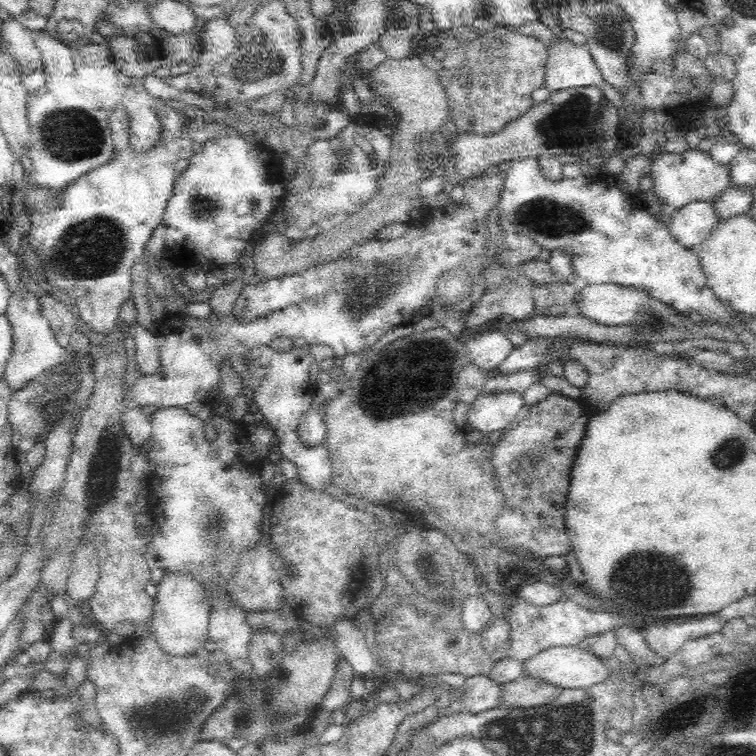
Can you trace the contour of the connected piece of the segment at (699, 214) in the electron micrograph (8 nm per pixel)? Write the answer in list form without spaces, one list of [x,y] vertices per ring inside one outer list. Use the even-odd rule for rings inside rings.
[[[698,201],[673,210],[667,223],[676,243],[696,250],[719,220],[713,203]]]

